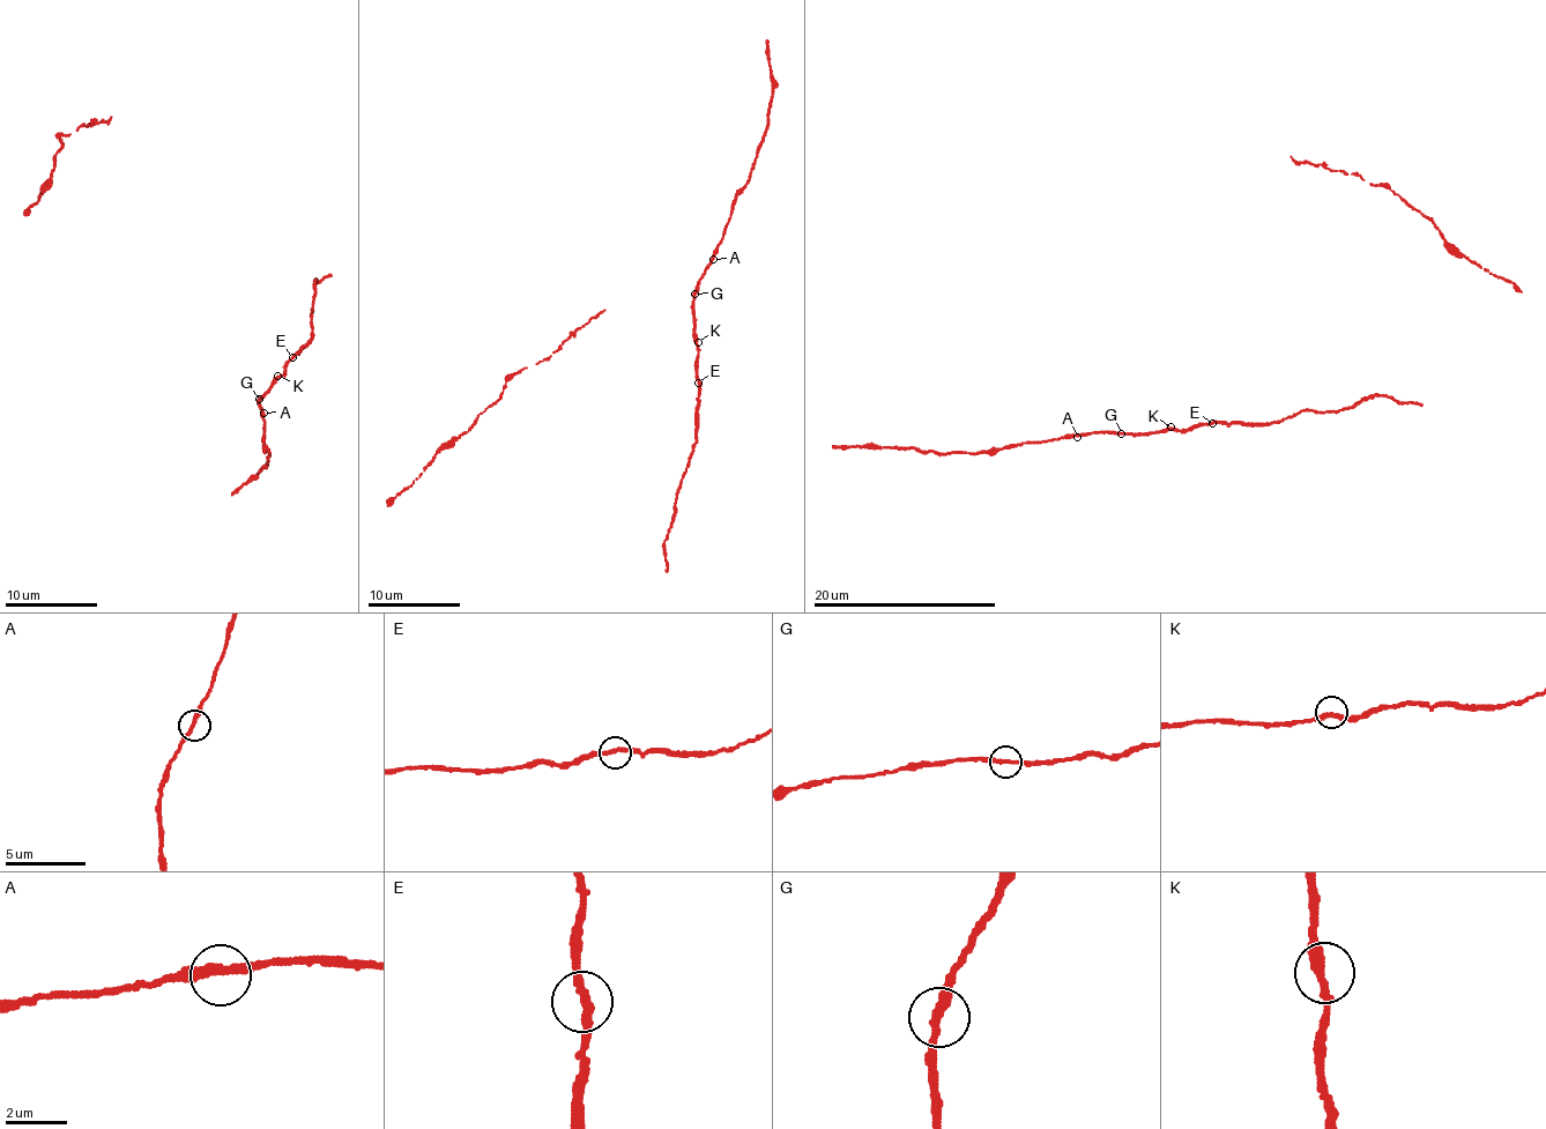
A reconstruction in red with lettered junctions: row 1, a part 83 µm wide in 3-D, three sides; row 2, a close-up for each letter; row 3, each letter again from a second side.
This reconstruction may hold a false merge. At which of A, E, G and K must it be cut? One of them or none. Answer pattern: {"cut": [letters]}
{"cut": []}

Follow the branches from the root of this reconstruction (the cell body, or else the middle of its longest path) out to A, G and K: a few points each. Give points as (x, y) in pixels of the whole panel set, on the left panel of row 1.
A: (311, 325), (313, 339), (292, 356), (284, 368), (284, 374), (275, 379), (257, 400), (264, 413)
G: (311, 325), (313, 339), (292, 356), (284, 368), (284, 374), (275, 379), (259, 399)
K: (311, 325), (313, 339), (292, 356), (284, 368), (284, 374), (277, 376)

